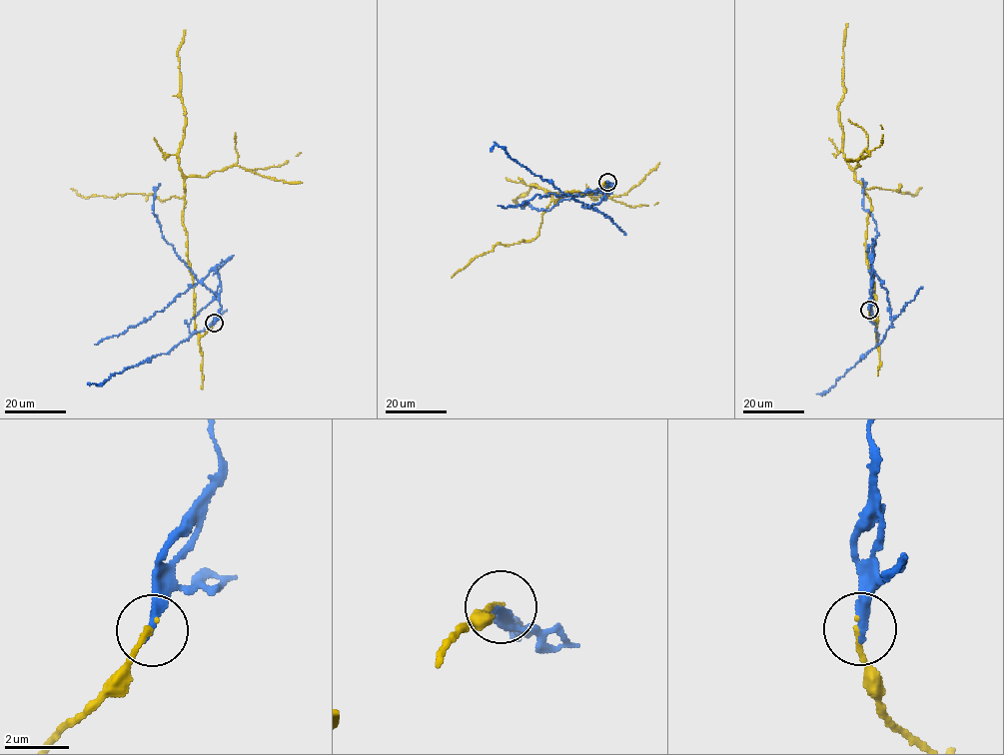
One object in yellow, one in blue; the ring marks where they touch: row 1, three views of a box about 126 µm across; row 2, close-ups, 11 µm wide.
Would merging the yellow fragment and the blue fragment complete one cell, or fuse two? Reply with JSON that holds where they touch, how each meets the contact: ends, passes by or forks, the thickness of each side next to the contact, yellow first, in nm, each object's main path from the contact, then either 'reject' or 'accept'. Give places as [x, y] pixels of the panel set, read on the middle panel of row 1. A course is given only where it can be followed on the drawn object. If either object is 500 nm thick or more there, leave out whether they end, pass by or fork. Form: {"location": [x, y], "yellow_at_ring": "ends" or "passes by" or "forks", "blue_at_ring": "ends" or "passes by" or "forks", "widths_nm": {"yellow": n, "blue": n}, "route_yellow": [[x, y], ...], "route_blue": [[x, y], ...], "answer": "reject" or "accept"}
{"location": [607, 182], "yellow_at_ring": "ends", "blue_at_ring": "ends", "widths_nm": {"yellow": 170, "blue": 320}, "route_yellow": [[607, 182], [590, 194], [567, 192], [554, 205], [551, 195], [533, 185], [512, 201], [514, 206]], "route_blue": [[607, 182], [610, 184], [604, 197], [587, 208], [589, 207], [530, 172], [502, 148], [495, 145], [491, 151]], "answer": "reject"}

